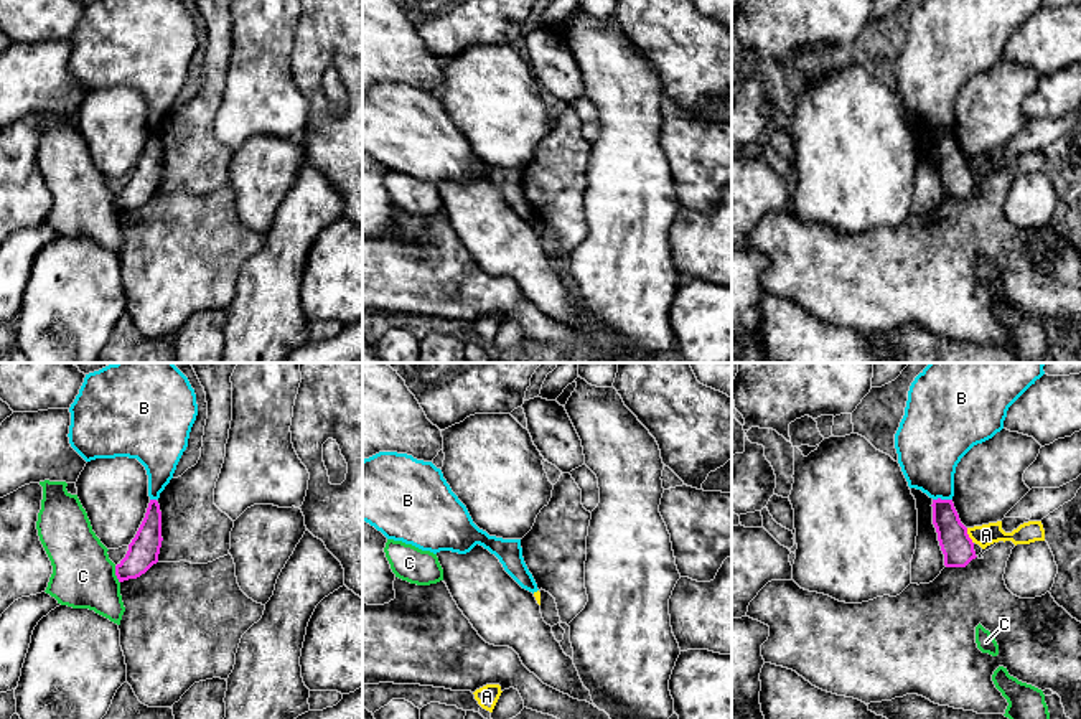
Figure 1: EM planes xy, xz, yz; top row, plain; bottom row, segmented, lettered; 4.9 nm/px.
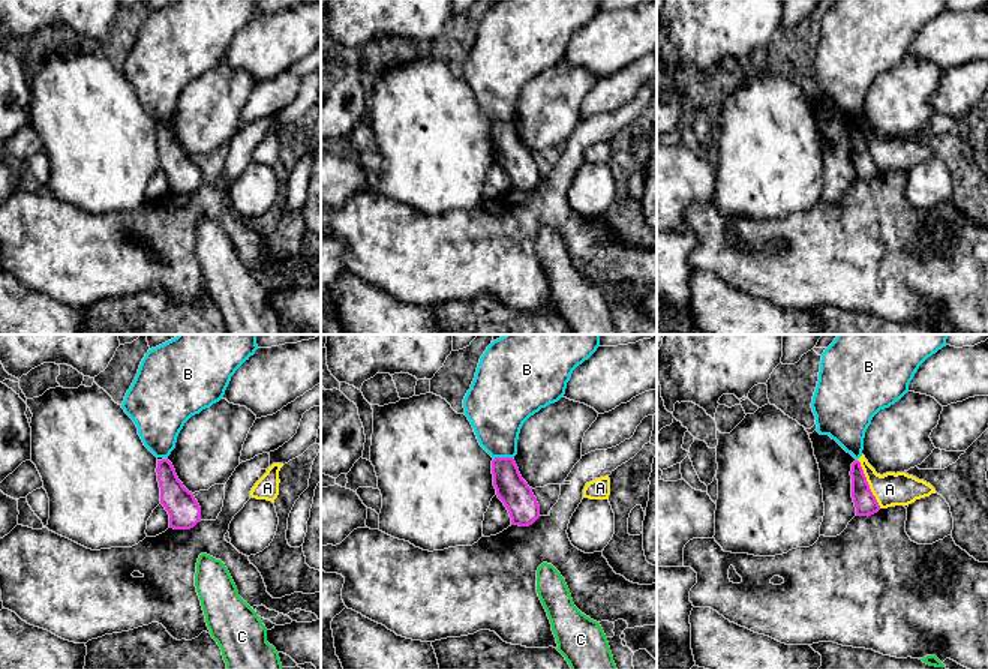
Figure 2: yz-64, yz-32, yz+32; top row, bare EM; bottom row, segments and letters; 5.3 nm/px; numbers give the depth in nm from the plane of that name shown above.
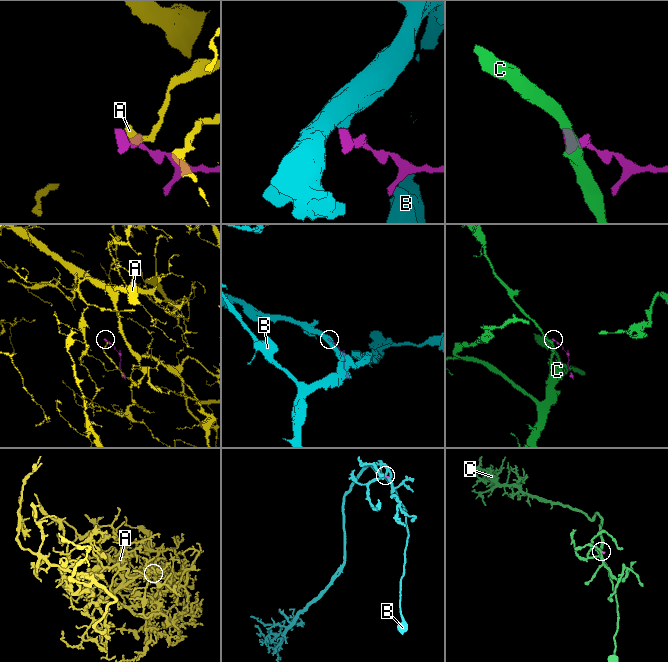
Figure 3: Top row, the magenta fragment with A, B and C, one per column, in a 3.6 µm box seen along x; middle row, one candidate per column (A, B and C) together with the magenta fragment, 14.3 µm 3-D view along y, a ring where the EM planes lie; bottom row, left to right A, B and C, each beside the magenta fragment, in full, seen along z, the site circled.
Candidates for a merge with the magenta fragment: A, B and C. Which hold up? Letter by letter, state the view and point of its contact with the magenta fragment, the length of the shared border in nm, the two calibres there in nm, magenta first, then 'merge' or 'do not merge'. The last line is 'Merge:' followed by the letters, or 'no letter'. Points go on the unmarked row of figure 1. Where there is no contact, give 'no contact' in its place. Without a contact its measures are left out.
A: meets magenta in yz at (968, 167); contact 90 nm long; 160 nm thick on the magenta side, 110 nm on the other; do not merge
B: meets magenta in yz at (940, 129); contact 100 nm long; 150 nm thick on the magenta side, 300 nm on the other; do not merge
C: meets magenta in xy at (116, 205); contact 90 nm long; 150 nm thick on the magenta side, 300 nm on the other; do not merge
Merge: no letter

